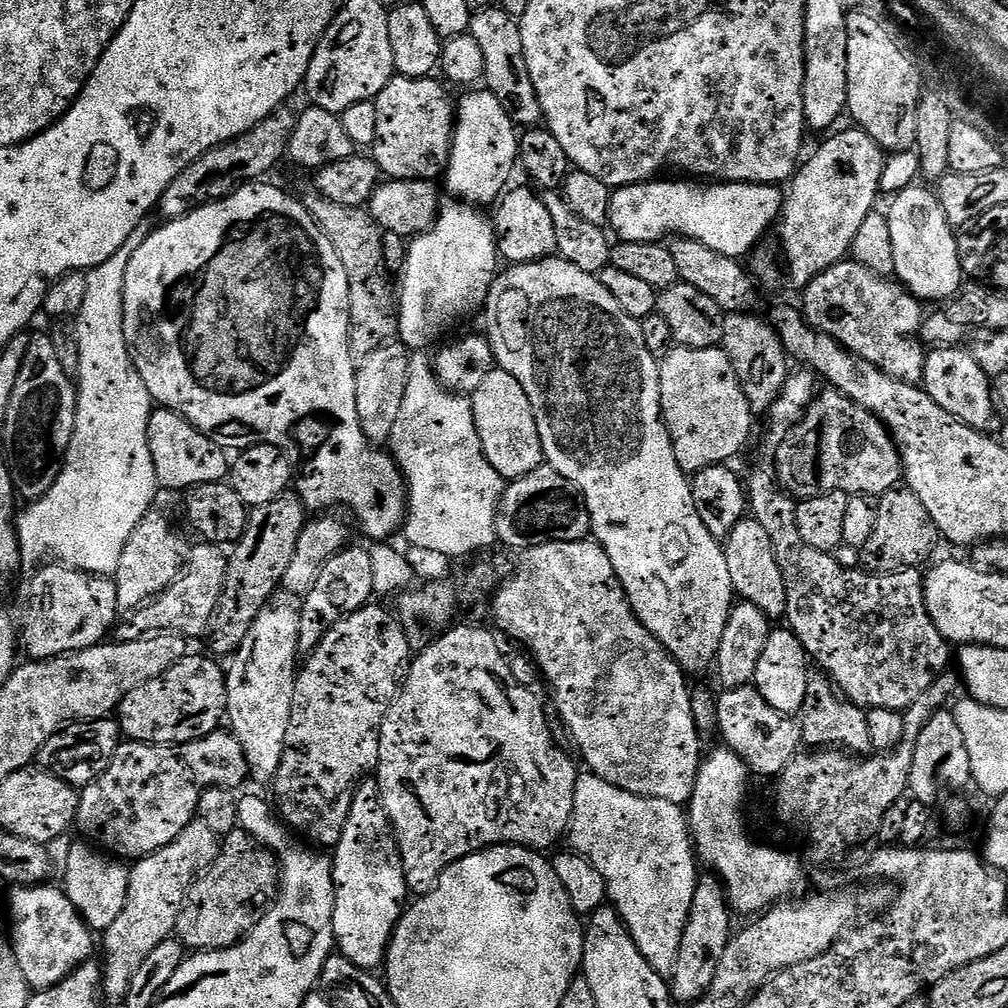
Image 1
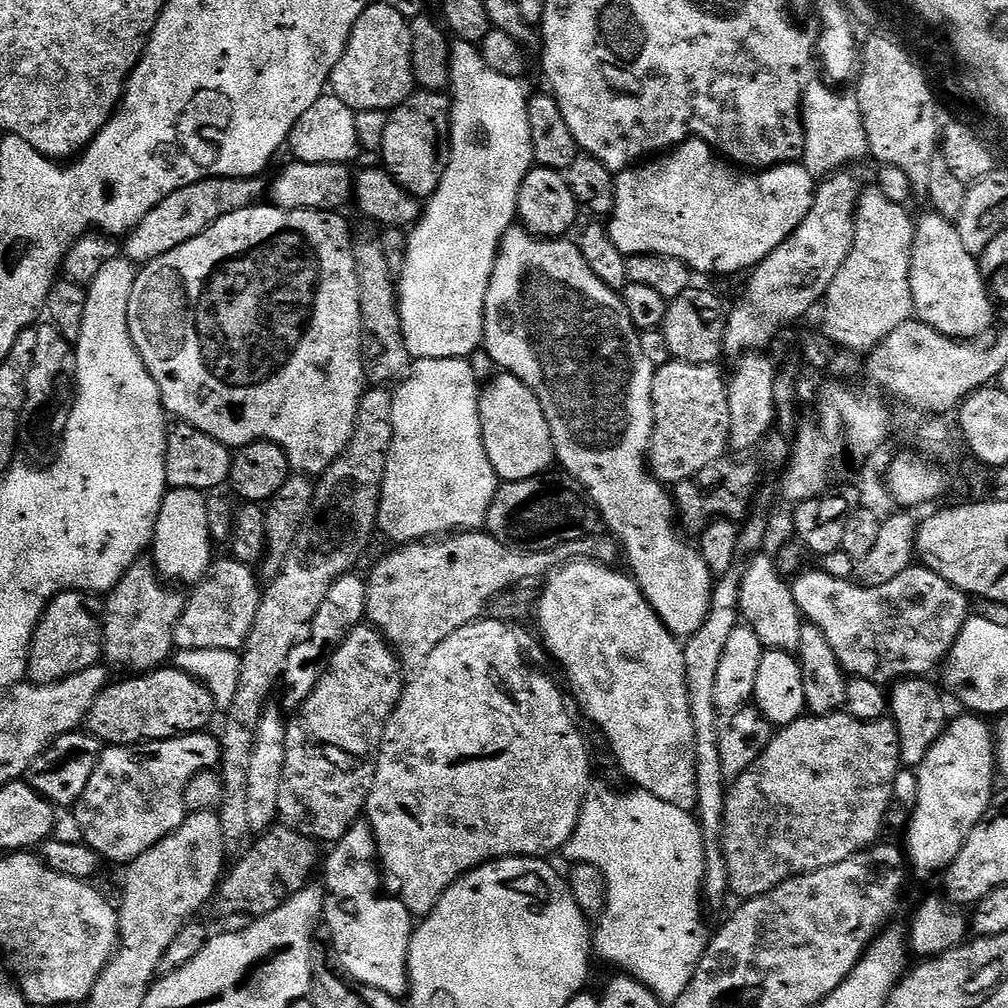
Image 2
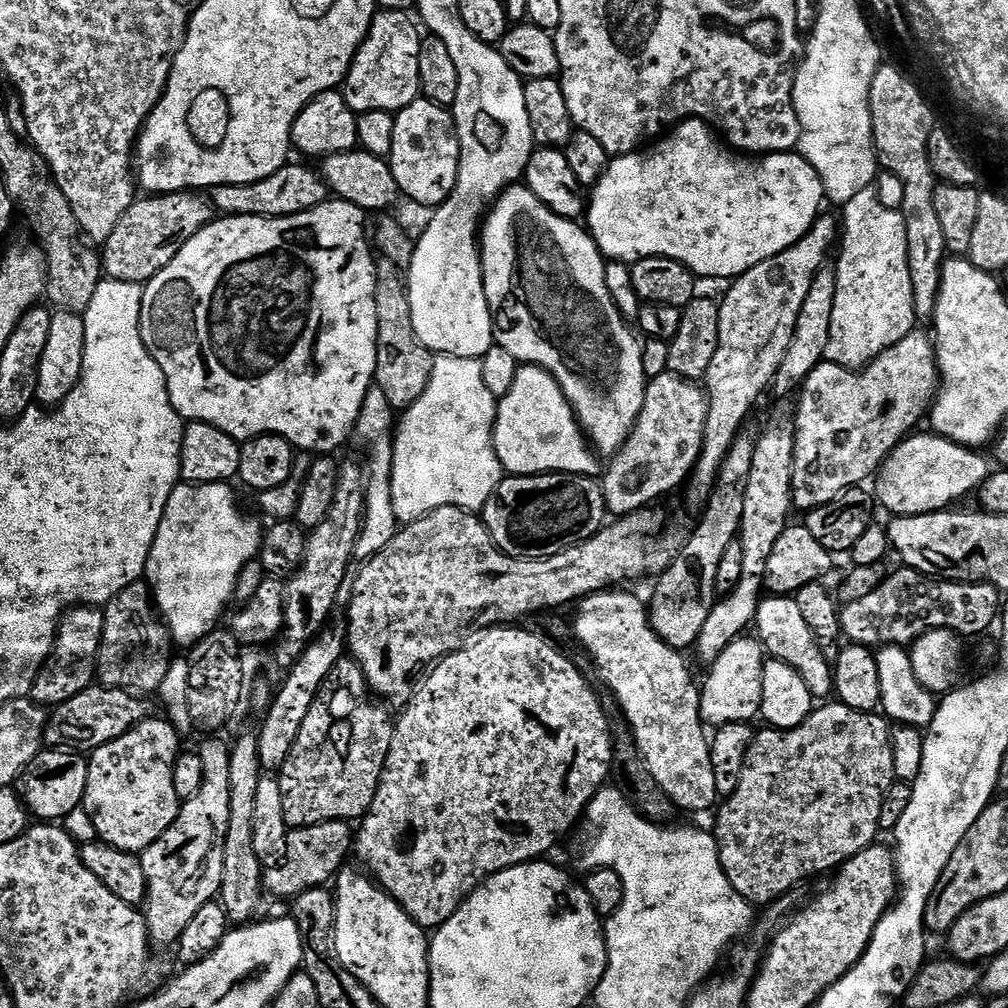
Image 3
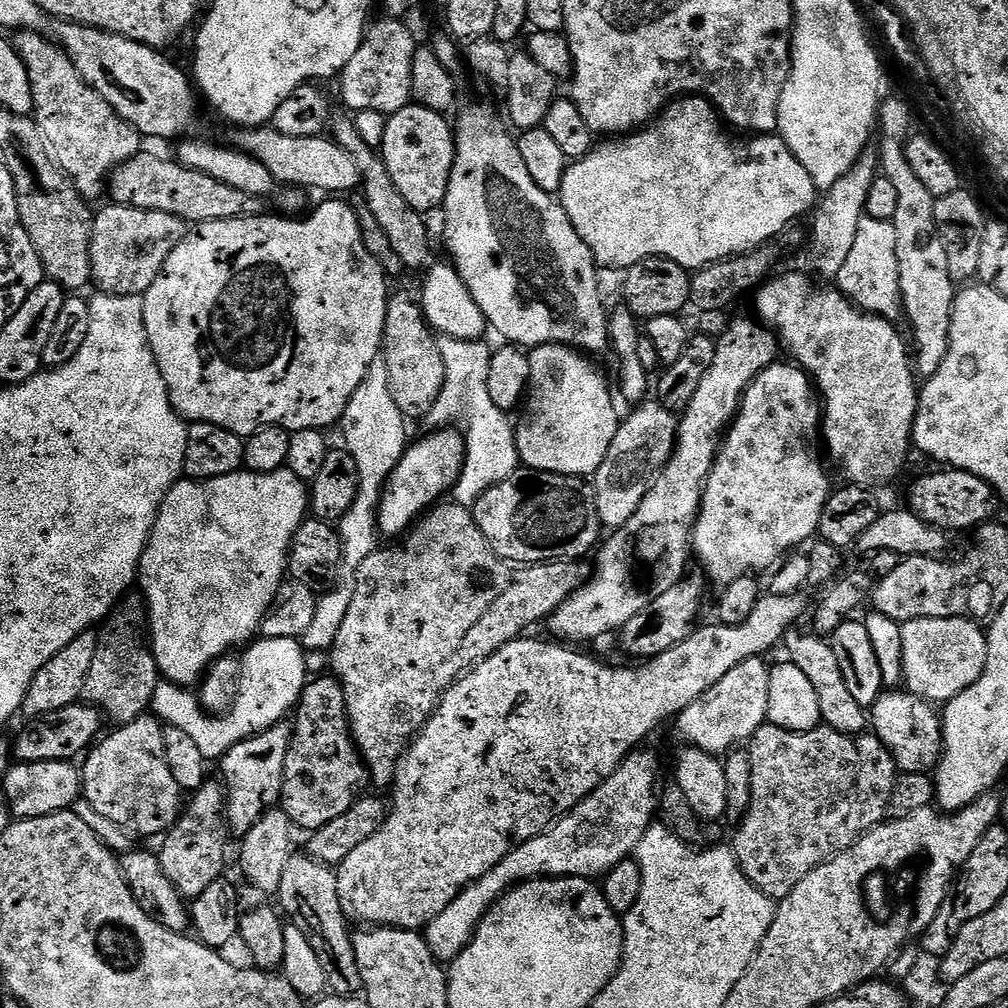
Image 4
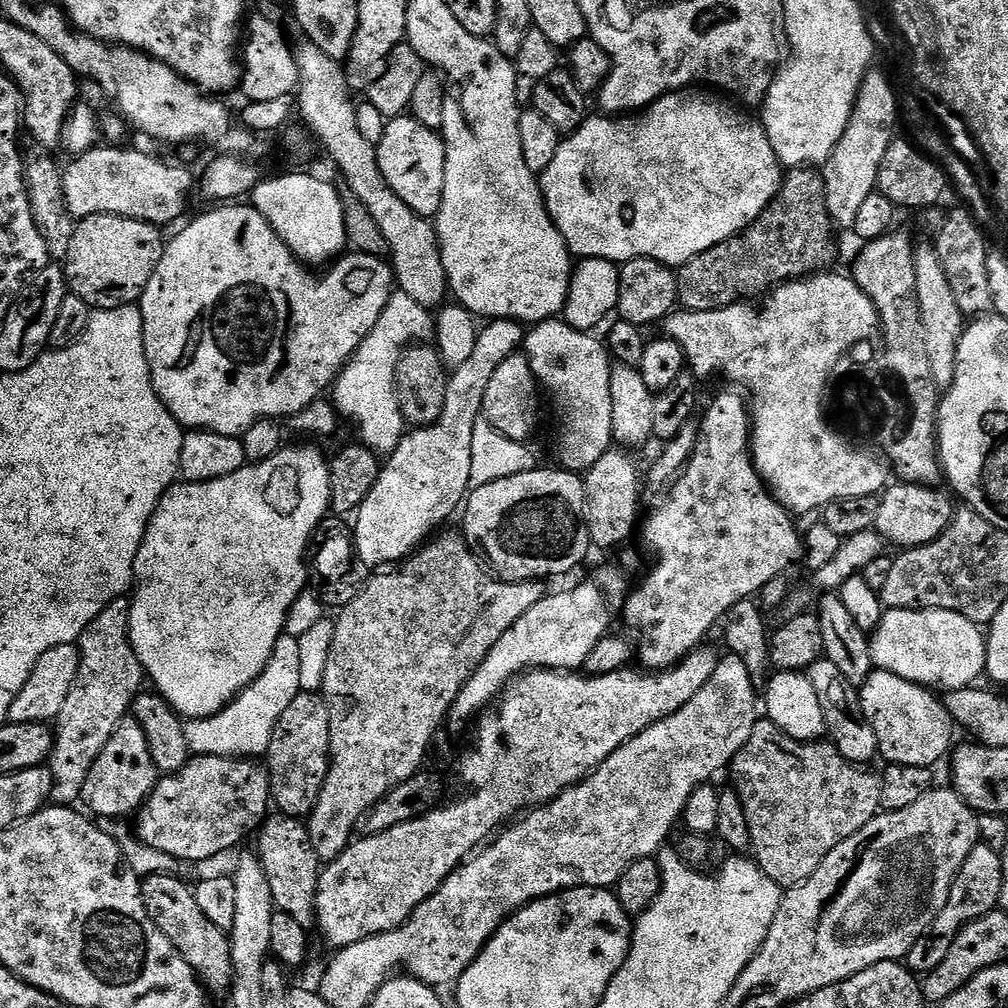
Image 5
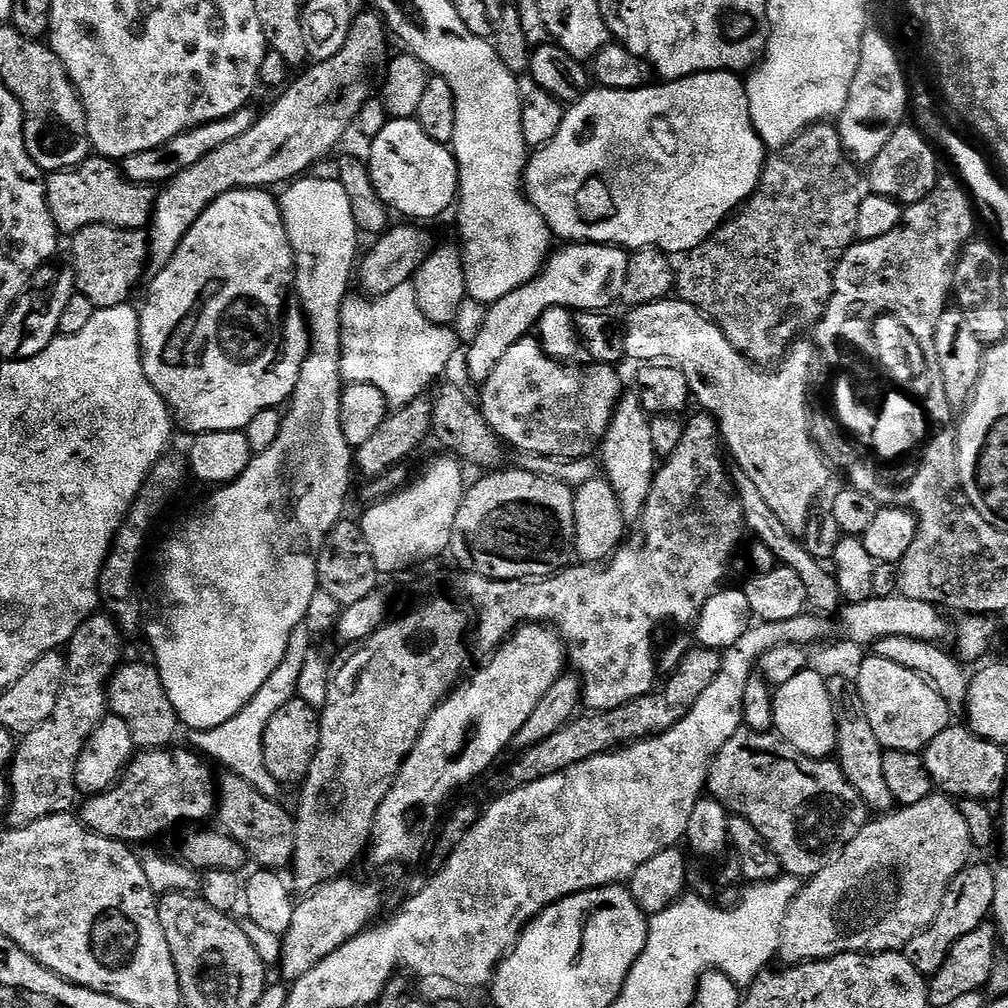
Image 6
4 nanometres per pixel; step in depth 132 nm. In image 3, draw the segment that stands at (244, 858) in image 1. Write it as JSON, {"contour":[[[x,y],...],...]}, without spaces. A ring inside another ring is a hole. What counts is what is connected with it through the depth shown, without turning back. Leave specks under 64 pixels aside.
{"contour":[[[331,820],[314,826],[294,828],[284,840],[282,855],[264,868],[262,888],[272,896],[301,896],[307,888],[323,888],[340,871],[354,848],[354,828],[349,821]],[[344,860],[344,861],[343,861]],[[277,863],[277,864],[276,864]],[[328,880],[328,881],[327,881]]]}

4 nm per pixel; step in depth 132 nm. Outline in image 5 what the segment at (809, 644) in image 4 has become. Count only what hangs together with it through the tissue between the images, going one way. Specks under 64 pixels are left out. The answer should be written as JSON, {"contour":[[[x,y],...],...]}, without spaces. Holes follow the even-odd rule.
{"contour":[[[827,658],[815,660],[811,668],[807,669],[806,675],[818,694],[818,702],[824,707],[827,739],[840,751],[844,760],[861,766],[871,765],[871,760],[877,759],[880,743],[878,734],[874,734],[870,722],[856,711],[860,706],[857,685],[851,684],[842,674],[842,670],[838,670],[838,666],[834,666],[834,662],[830,662]],[[848,708],[853,708],[853,712]]]}

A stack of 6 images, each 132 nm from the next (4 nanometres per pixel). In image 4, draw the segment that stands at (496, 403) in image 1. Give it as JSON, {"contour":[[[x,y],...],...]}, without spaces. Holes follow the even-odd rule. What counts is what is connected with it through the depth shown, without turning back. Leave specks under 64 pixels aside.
{"contour":[[[540,344],[527,353],[527,358],[529,380],[522,404],[524,417],[514,428],[521,465],[534,472],[552,472],[556,476],[591,477],[598,466],[602,466],[610,442],[614,442],[614,434],[620,429],[621,417],[616,416],[616,408],[612,405],[613,389],[612,392],[608,389],[603,374],[588,361],[591,359],[566,344]]]}

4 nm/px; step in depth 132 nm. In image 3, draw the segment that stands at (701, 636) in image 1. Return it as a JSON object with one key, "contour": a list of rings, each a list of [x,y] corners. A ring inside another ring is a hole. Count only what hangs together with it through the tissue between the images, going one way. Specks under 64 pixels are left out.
{"contour":[[[517,182],[512,187],[504,189],[496,197],[492,207],[488,209],[482,221],[482,231],[478,237],[478,243],[480,246],[480,265],[484,268],[484,293],[486,294],[486,302],[490,306],[492,323],[495,328],[495,343],[502,350],[512,354],[513,358],[520,364],[533,364],[539,368],[545,368],[558,382],[562,394],[568,399],[573,412],[576,413],[576,421],[584,429],[584,435],[588,437],[593,449],[604,458],[615,456],[616,451],[623,446],[628,435],[632,433],[638,414],[642,410],[646,377],[642,370],[641,341],[639,339],[636,341],[637,333],[635,331],[632,333],[628,329],[631,328],[629,321],[625,320],[623,314],[618,310],[618,306],[614,306],[614,298],[610,298],[610,290],[606,290],[606,274],[604,273],[606,257],[601,254],[600,247],[594,242],[592,233],[577,221],[567,220],[558,214],[554,214],[554,210],[546,207],[529,188],[523,183]]]}

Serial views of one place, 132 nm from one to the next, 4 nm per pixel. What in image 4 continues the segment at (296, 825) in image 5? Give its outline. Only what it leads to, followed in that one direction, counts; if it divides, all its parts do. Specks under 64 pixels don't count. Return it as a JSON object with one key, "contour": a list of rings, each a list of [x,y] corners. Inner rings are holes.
{"contour":[[[294,854],[282,870],[282,882],[275,895],[280,899],[278,908],[286,917],[287,923],[297,928],[302,938],[310,942],[310,950],[318,954],[318,962],[326,974],[327,987],[338,996],[359,993],[362,985],[352,945],[353,933],[348,932],[344,926],[346,918],[338,902],[335,871],[329,865],[319,864],[307,854]]]}

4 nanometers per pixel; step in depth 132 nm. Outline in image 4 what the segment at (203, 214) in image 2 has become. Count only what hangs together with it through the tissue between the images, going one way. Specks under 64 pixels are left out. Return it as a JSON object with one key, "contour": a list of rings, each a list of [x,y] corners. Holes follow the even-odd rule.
{"contour":[[[109,203],[95,213],[90,238],[91,283],[109,296],[143,296],[162,270],[166,258],[186,235],[185,221],[170,214]]]}

